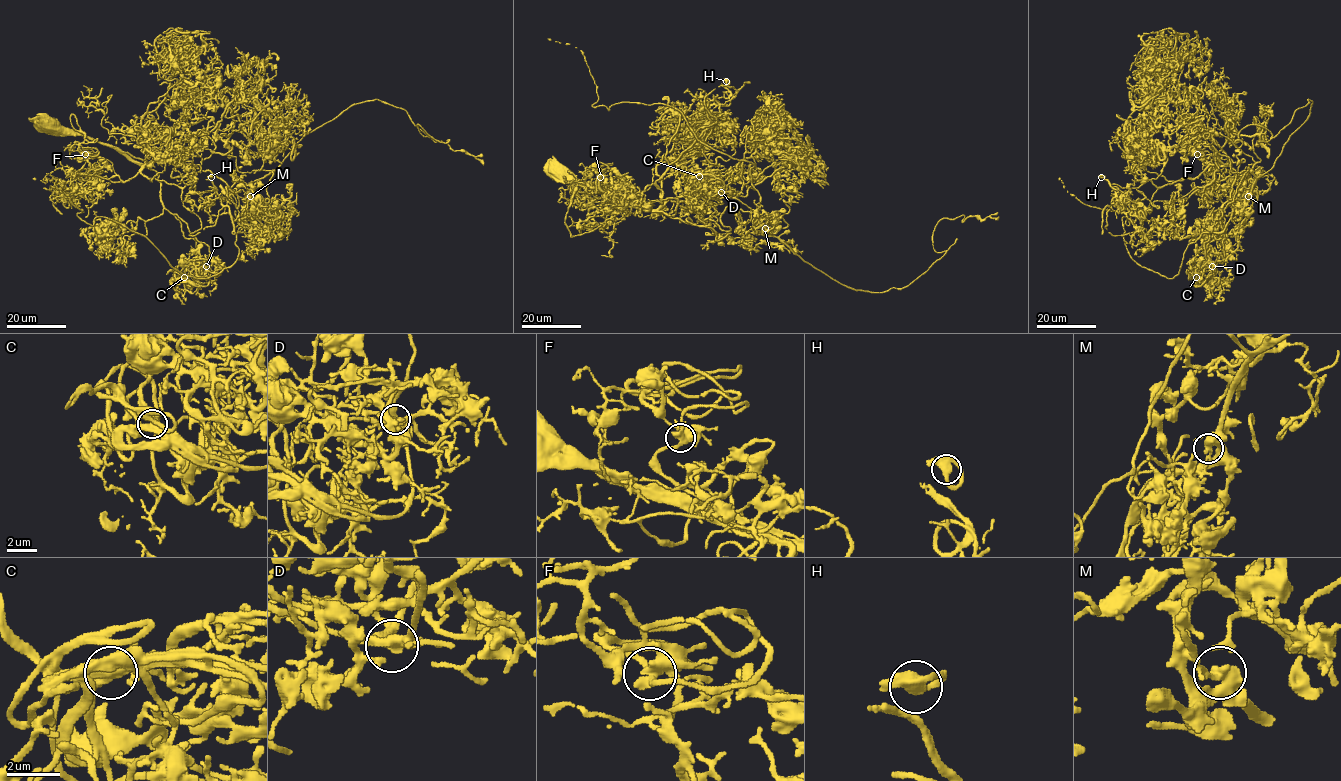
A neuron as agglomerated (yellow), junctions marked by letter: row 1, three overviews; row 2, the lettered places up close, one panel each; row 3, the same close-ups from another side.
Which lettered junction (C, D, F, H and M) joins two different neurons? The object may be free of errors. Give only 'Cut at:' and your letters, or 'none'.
Cut at: M

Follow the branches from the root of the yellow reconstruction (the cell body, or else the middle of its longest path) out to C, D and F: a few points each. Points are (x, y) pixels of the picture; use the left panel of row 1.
C: (47, 125), (115, 146), (159, 174), (160, 201), (196, 241), (184, 277)
D: (47, 125), (115, 146), (154, 170), (164, 207), (208, 246), (206, 266)
F: (47, 125), (115, 146), (133, 159), (147, 165), (132, 178), (122, 181), (110, 162), (81, 151), (85, 154)

